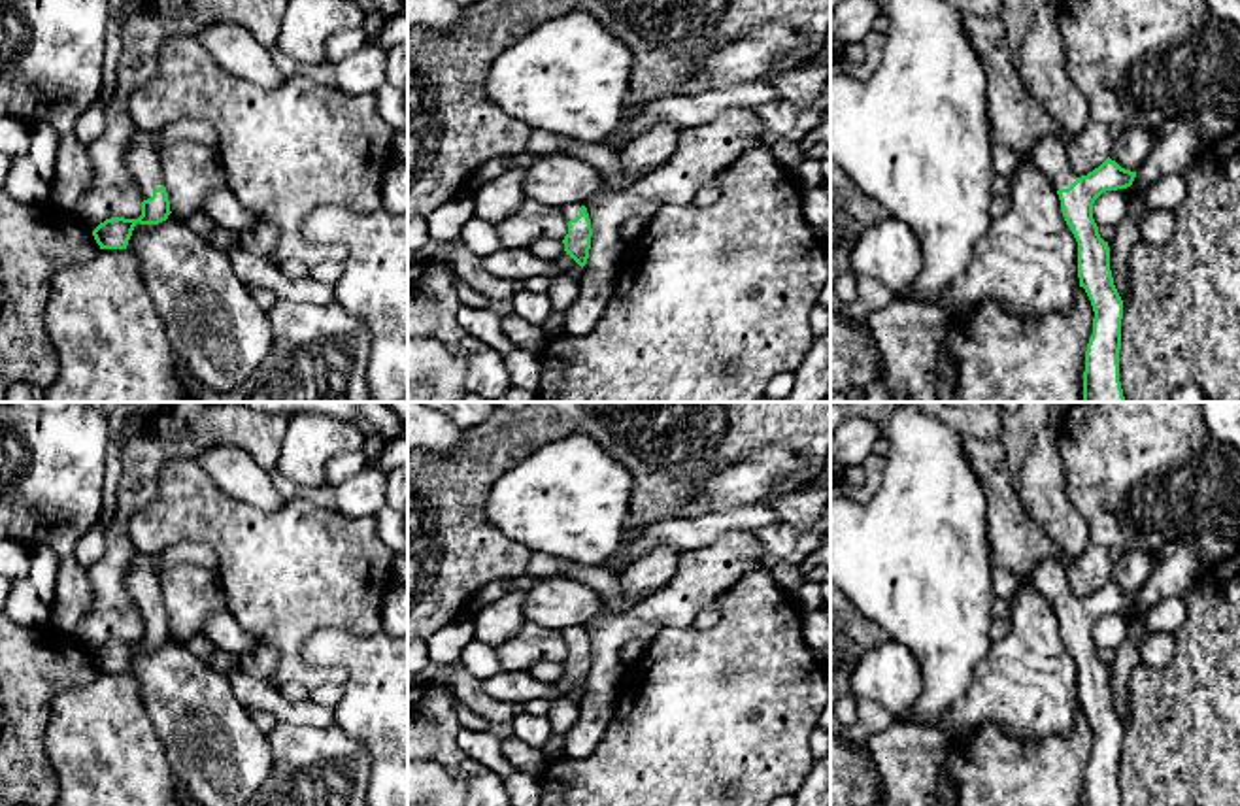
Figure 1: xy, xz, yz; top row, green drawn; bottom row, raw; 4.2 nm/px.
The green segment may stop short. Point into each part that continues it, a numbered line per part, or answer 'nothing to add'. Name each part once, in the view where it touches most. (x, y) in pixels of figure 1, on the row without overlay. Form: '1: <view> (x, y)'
1: xy (142, 582)

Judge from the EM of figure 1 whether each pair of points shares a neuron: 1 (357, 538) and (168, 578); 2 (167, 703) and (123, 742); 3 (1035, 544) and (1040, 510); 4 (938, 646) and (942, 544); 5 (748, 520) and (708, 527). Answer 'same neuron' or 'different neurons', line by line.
1: different neurons
2: different neurons
3: different neurons
4: same neuron
5: same neuron

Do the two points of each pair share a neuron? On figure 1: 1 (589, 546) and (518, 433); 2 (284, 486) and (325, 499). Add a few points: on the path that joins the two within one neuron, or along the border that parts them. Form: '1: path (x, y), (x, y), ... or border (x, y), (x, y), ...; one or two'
1: border (570, 433), (540, 444), (495, 480); two
2: path (293, 491), (316, 495); one

